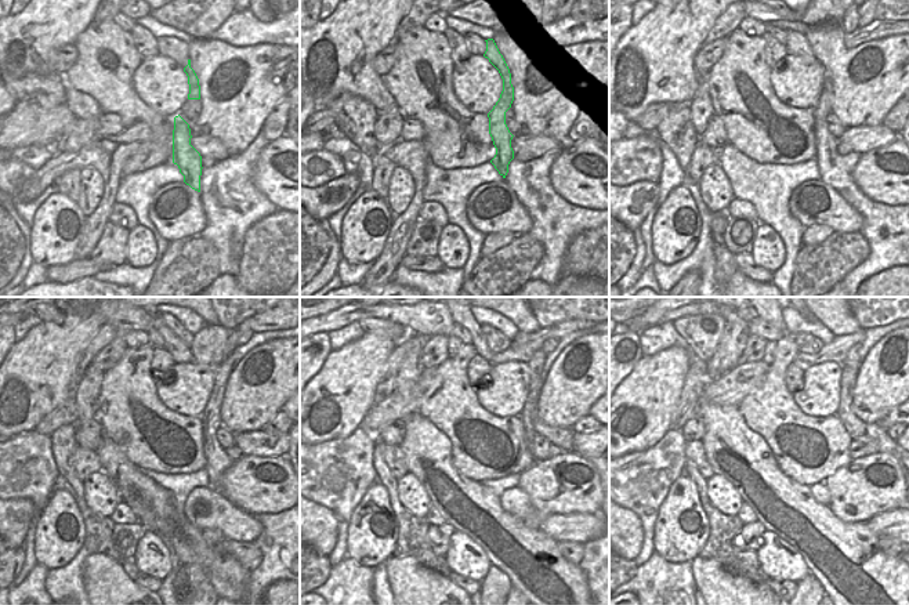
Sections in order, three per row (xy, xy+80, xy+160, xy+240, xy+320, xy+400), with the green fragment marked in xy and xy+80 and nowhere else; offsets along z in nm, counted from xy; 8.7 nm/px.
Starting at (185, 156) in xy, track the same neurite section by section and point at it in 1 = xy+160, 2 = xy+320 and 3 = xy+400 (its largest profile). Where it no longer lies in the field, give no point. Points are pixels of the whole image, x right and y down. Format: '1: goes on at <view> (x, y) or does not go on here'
1: goes on at xy+160 (796, 43)
2: goes on at xy+320 (480, 343)
3: goes on at xy+400 (781, 325)

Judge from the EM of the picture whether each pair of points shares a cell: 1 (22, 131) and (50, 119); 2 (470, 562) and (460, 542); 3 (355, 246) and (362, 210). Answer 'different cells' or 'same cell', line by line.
1: same cell
2: same cell
3: same cell

